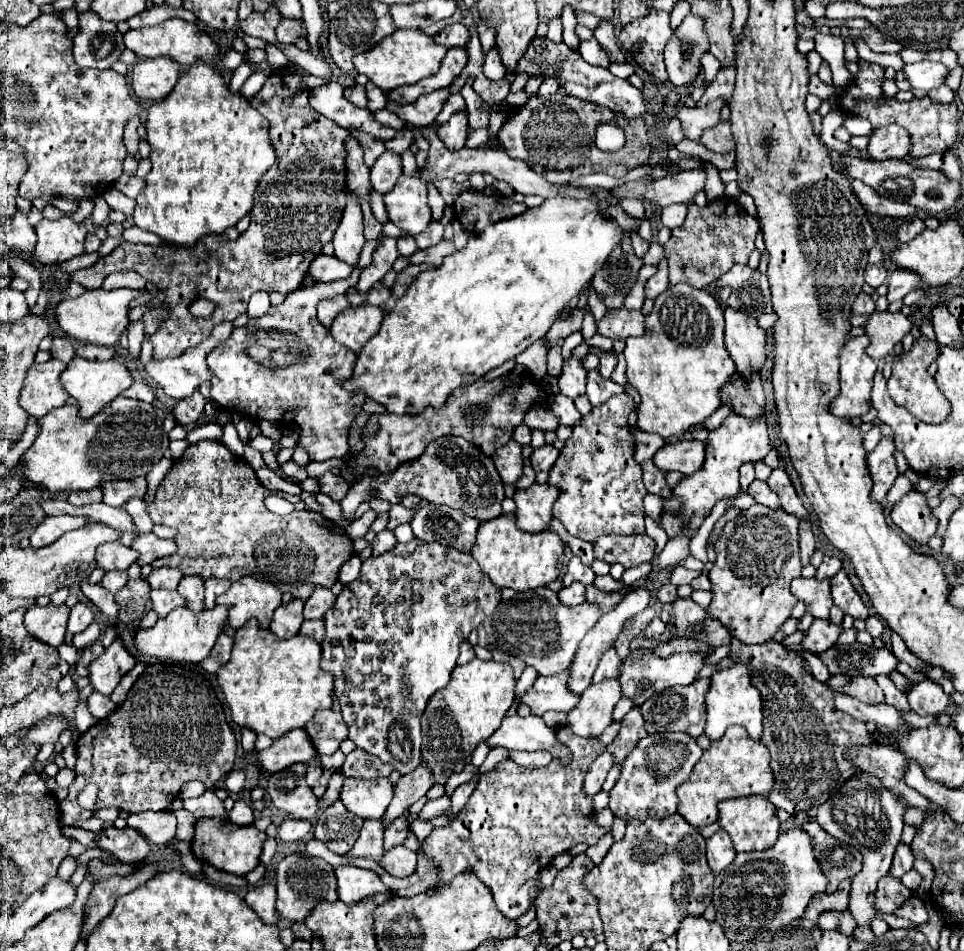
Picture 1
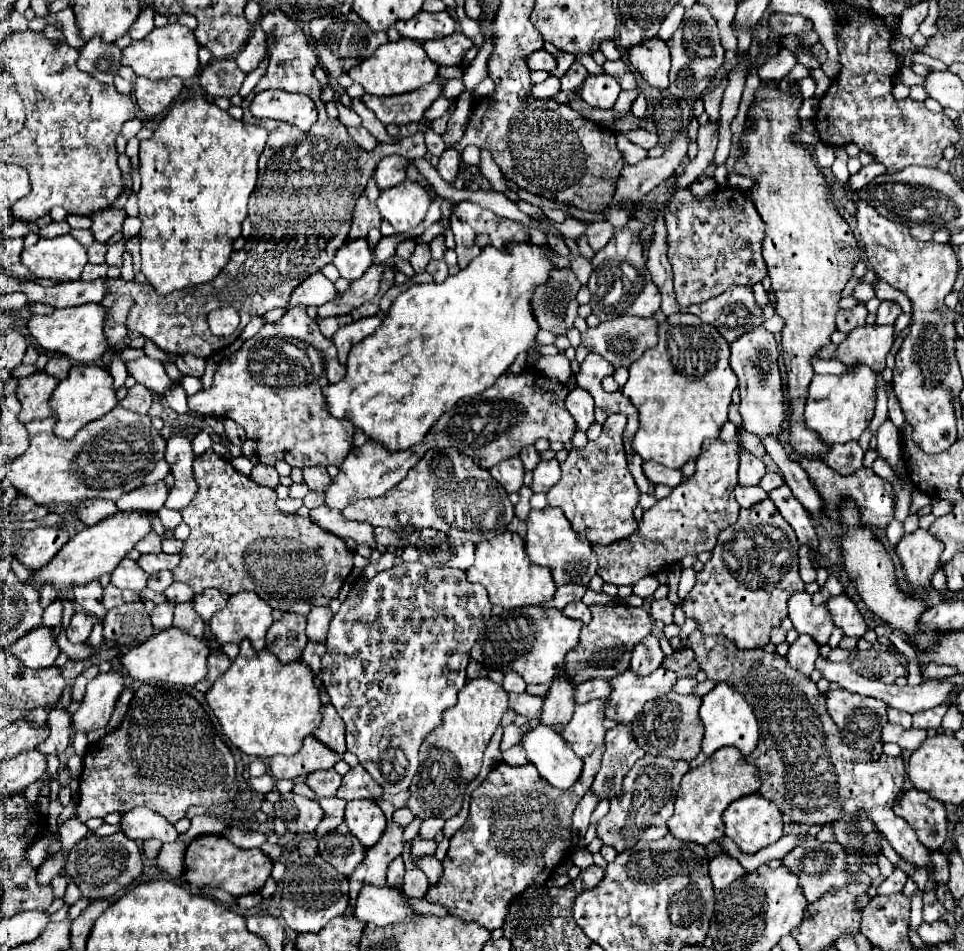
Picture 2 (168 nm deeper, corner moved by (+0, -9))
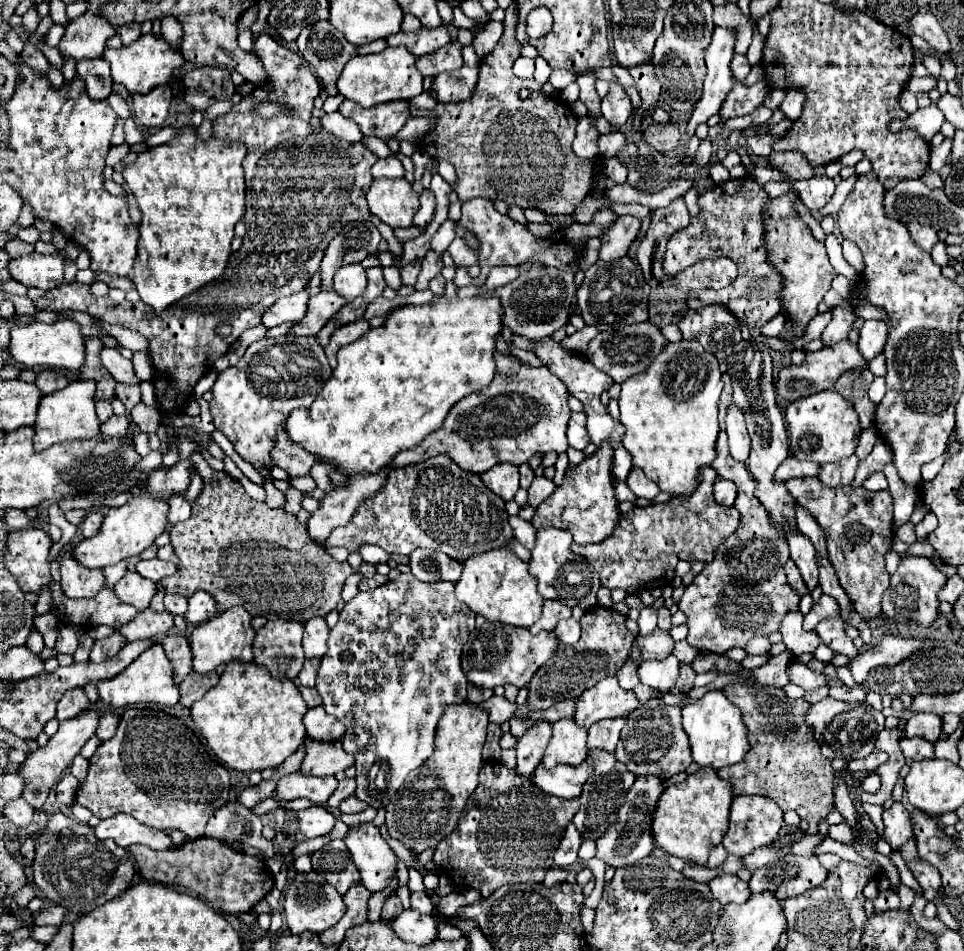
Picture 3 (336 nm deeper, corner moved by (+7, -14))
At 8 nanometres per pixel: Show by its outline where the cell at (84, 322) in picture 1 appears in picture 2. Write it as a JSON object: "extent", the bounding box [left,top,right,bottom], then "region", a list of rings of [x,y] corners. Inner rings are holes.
{"extent":[28,303,108,363],"region":[[[86,303],[80,307],[56,309],[52,315],[34,315],[28,321],[30,335],[36,339],[40,347],[52,353],[66,355],[78,363],[94,363],[100,361],[108,351],[108,339],[104,335],[104,321],[108,319],[108,311],[100,303]]]}

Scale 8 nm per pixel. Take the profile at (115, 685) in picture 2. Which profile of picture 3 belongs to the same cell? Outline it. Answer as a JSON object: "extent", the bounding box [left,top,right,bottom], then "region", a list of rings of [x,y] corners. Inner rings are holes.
{"extent":[17,708,99,810],"region":[[[89,708],[89,712],[85,712],[85,716],[77,716],[77,720],[65,720],[59,724],[59,730],[55,736],[49,738],[49,742],[45,746],[39,746],[35,752],[31,752],[25,762],[19,766],[17,774],[23,778],[25,782],[25,790],[23,790],[23,798],[35,808],[41,810],[41,806],[45,804],[49,790],[53,788],[53,784],[59,782],[59,778],[63,776],[63,772],[71,766],[73,758],[79,754],[79,750],[83,748],[83,744],[95,734],[99,726],[99,712],[95,712],[93,708]]]}

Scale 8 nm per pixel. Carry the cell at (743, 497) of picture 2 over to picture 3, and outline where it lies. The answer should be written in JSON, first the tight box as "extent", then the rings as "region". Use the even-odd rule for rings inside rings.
{"extent":[713,478,737,506],"region":[[[717,478],[713,490],[715,490],[715,500],[717,500],[719,504],[723,504],[723,506],[733,506],[733,500],[737,498],[737,488],[735,488],[733,482],[729,482],[729,480],[725,480],[725,478]]]}

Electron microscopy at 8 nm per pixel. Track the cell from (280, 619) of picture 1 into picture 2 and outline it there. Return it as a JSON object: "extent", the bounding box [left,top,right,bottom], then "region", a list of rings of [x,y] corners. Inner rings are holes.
{"extent":[266,613,308,663],"region":[[[284,613],[282,619],[274,621],[266,633],[266,649],[272,651],[282,663],[298,661],[308,637],[304,633],[306,617],[298,613]]]}

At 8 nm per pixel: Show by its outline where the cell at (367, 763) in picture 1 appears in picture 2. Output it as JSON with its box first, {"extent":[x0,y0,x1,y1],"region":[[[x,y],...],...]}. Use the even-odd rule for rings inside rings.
{"extent":[338,765,384,799],"region":[[[356,765],[352,767],[344,779],[342,785],[338,789],[338,797],[340,799],[378,799],[384,795],[384,789],[370,777],[370,773],[362,767]]]}

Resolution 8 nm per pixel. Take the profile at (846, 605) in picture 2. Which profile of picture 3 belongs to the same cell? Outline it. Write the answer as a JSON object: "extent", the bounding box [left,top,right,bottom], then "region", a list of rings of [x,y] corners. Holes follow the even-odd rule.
{"extent":[815,616,859,658],"region":[[[837,616],[833,620],[823,620],[821,624],[817,624],[815,632],[821,638],[821,642],[825,646],[829,646],[833,652],[843,654],[847,658],[853,658],[859,654],[855,644],[845,634],[845,622],[841,620],[841,616]]]}

